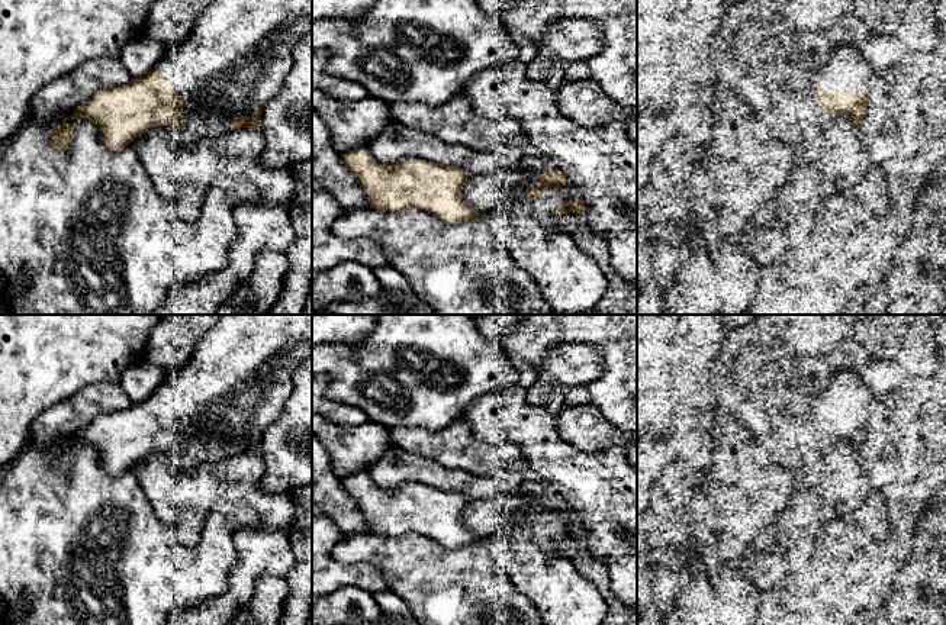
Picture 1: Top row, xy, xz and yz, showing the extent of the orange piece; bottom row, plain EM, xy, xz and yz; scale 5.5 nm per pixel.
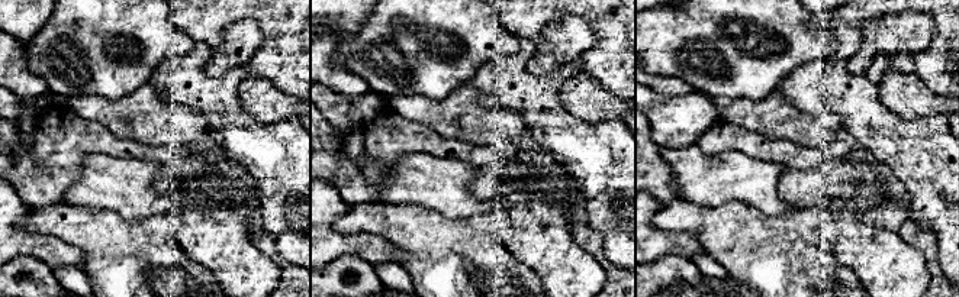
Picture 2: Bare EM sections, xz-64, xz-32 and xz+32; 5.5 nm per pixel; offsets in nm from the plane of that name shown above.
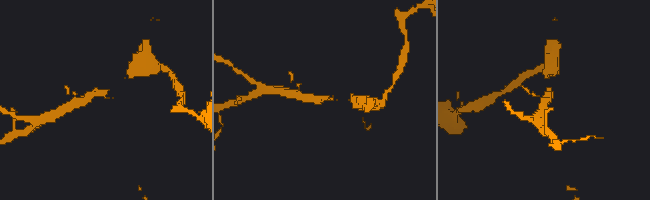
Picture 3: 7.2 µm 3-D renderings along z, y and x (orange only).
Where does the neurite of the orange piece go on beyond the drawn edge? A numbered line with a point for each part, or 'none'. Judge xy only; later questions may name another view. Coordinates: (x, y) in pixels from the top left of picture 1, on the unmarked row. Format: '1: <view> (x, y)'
1: xy (240, 376)

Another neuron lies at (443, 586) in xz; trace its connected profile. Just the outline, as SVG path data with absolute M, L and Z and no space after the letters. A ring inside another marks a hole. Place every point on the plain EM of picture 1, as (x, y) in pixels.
M518 525L503 529L502 535L489 537L477 544L445 548L419 534L380 537L373 532L348 534L334 547L332 558L341 564L366 563L386 579L389 590L396 593L424 625L544 625L540 612L528 599L515 592L506 567L519 563L524 552L524 531Z

